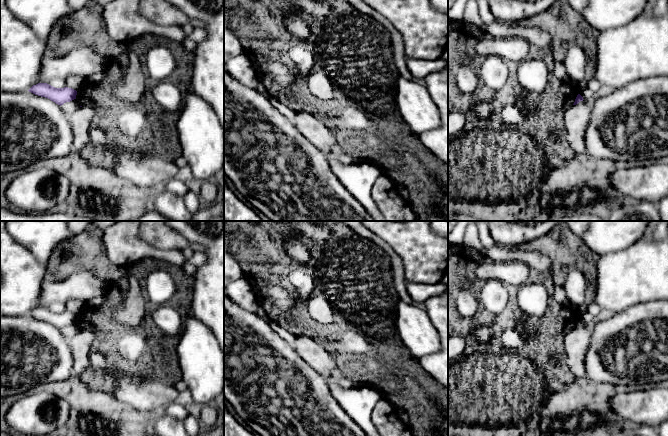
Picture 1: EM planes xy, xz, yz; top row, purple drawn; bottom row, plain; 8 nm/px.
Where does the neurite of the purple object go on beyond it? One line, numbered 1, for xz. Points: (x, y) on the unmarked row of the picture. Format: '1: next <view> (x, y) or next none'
1: next none

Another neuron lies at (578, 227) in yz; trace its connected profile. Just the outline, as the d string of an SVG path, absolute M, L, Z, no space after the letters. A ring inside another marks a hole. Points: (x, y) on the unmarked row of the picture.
M565 221L565 223L573 233L581 235L587 230L590 221Z

